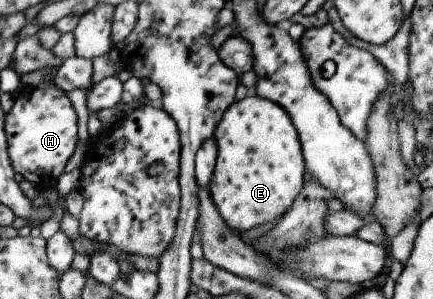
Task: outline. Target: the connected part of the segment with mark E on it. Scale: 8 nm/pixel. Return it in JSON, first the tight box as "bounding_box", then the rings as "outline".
{"bounding_box":[208,94,304,233],"outline":[[[253,94],[233,101],[222,114],[212,134],[218,149],[208,193],[223,222],[237,233],[242,233],[273,218],[279,218],[303,186],[304,160],[298,134],[287,113],[274,102]]]}

